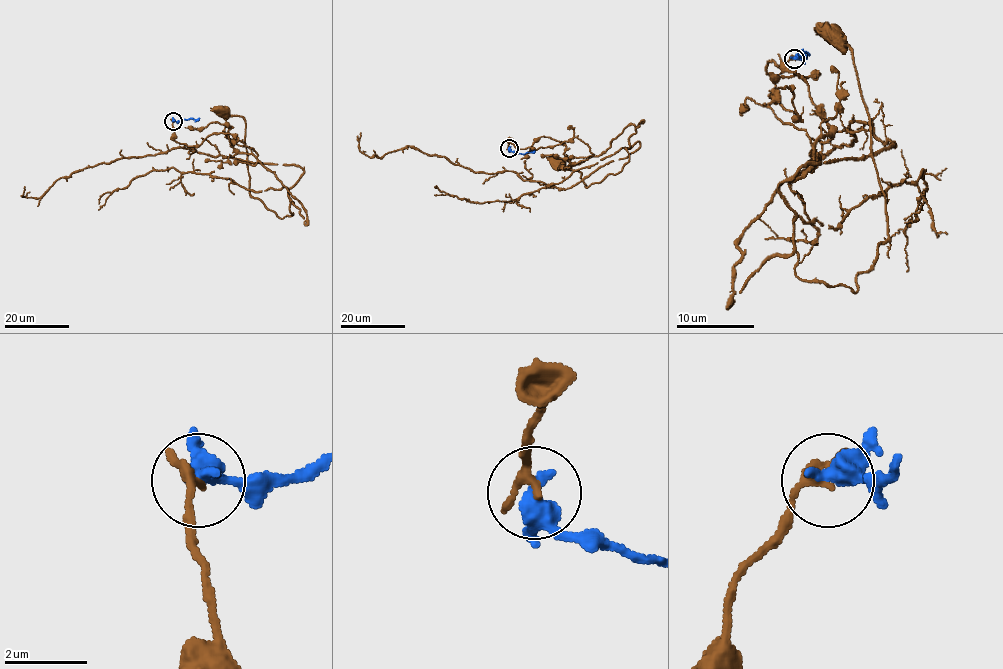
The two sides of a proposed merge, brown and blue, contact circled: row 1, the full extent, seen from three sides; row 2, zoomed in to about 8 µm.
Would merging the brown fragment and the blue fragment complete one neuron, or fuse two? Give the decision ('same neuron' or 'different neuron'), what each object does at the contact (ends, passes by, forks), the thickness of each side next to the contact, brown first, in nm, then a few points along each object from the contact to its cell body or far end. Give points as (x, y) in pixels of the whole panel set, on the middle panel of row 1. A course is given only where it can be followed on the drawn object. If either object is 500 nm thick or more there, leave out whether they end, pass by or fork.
different neuron; brown passes by; blue passes by; calibres 200 and 420 nm; course brown (509, 147), (577, 137), (599, 155), (643, 123), (629, 160), (602, 181), (587, 187), (558, 162); course blue (509, 148), (520, 154), (535, 150)

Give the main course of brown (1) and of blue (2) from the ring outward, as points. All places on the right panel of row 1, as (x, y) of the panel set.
1: (793, 58), (796, 119), (767, 105), (812, 164), (734, 292), (795, 251), (853, 292), (886, 201), (828, 39)
2: (795, 58), (808, 54), (800, 50)

